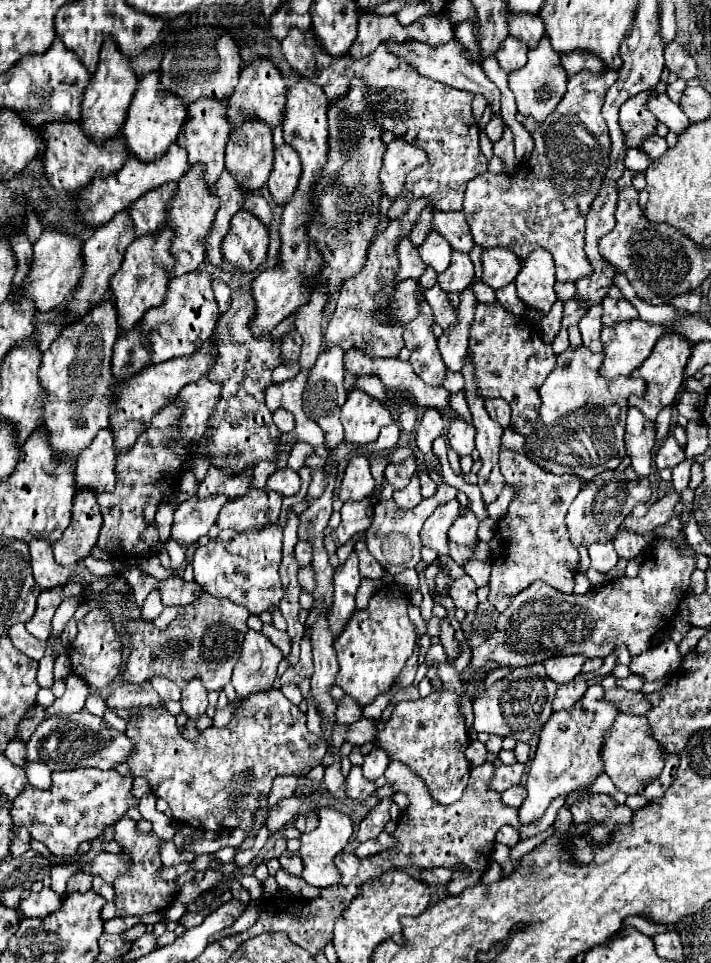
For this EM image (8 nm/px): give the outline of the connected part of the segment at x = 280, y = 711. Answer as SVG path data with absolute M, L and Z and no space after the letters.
M276 688L268 690L268 694L254 694L252 698L244 698L242 704L236 708L232 720L230 720L224 728L210 726L210 728L206 728L194 742L182 738L182 734L178 732L178 728L176 728L176 724L174 724L174 718L172 718L162 706L158 706L158 708L148 708L148 706L146 706L146 708L132 708L132 710L134 710L138 716L132 718L132 720L128 720L126 732L128 732L128 738L132 740L132 744L136 744L136 750L124 760L124 762L128 764L128 768L130 768L130 774L132 774L134 778L136 778L136 776L146 778L148 784L150 784L150 790L154 792L154 796L156 796L156 798L164 798L164 800L168 802L172 814L174 814L174 818L176 818L178 822L190 824L190 826L200 828L200 830L226 830L226 828L230 830L230 828L240 828L240 830L246 830L246 834L252 834L252 830L254 830L254 820L256 820L256 812L260 810L260 798L266 798L266 796L268 796L268 790L272 788L272 780L274 780L276 776L280 776L280 774L306 776L314 766L318 766L318 764L322 762L322 758L324 758L324 754L326 754L326 742L322 742L316 734L312 734L312 732L306 728L306 714L302 714L300 708L294 706L294 704L282 694L282 690L276 690Z

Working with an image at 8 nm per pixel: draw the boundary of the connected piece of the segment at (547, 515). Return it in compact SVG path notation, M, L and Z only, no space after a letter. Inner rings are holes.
M506 448L500 450L500 468L506 476L520 476L522 480L510 478L514 486L518 486L520 494L512 500L508 514L498 522L498 528L490 540L492 552L492 576L490 576L490 604L502 612L512 598L528 588L536 580L548 582L552 588L572 594L574 576L578 572L578 550L570 544L568 530L564 524L564 516L568 506L580 492L580 480L572 474L556 476L532 460L522 452L510 452ZM518 468L518 470L508 470Z

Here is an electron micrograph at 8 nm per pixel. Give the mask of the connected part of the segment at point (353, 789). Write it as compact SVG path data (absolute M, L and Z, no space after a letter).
M352 766L350 774L348 774L348 798L352 798L352 800L368 800L374 790L376 790L376 784L362 776L360 766Z

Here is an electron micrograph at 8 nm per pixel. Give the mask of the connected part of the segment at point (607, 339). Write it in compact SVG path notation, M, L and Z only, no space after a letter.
M636 318L632 322L618 322L616 326L604 326L602 328L602 342L604 342L606 358L604 358L604 364L600 366L600 374L606 376L606 378L630 376L650 356L658 338L662 338L668 332L672 332L672 330L662 326L662 324L644 322L640 318Z

